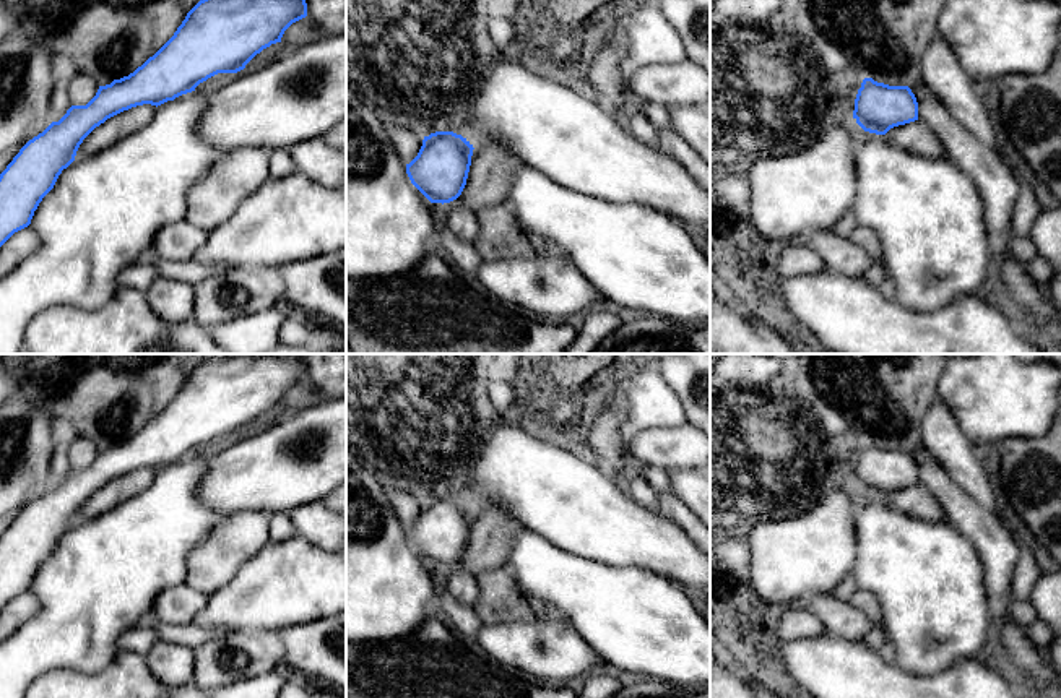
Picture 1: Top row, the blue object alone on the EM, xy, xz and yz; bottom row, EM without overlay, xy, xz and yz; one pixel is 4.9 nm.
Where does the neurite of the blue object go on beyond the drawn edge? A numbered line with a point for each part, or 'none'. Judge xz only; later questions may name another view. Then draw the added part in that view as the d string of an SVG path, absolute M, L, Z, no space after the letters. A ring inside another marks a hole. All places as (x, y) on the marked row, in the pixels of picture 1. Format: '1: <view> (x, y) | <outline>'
none

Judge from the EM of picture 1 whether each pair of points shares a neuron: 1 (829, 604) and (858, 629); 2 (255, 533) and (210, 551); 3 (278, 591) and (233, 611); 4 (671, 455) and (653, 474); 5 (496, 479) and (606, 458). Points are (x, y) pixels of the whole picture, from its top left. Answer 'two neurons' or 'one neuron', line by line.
1: one neuron
2: one neuron
3: one neuron
4: two neurons
5: two neurons

